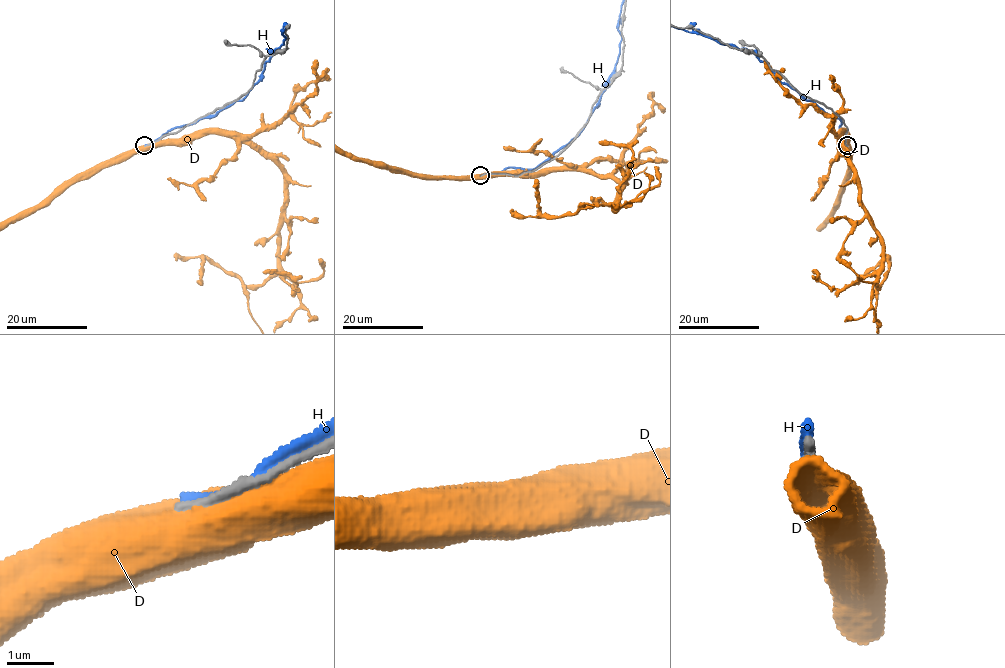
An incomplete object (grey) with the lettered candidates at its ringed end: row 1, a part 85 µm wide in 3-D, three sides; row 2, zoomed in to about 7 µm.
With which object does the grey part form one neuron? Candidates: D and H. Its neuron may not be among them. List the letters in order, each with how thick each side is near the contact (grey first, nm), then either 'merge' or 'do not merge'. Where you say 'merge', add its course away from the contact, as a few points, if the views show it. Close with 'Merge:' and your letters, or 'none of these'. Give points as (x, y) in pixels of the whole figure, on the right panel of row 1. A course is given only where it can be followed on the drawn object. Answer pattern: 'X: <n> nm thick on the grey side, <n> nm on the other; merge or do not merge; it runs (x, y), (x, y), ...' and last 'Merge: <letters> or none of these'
D: 190 nm thick on the grey side, 750 nm on the other; do not merge
H: 190 nm thick on the grey side, 200 nm on the other; do not merge
Merge: none of these

